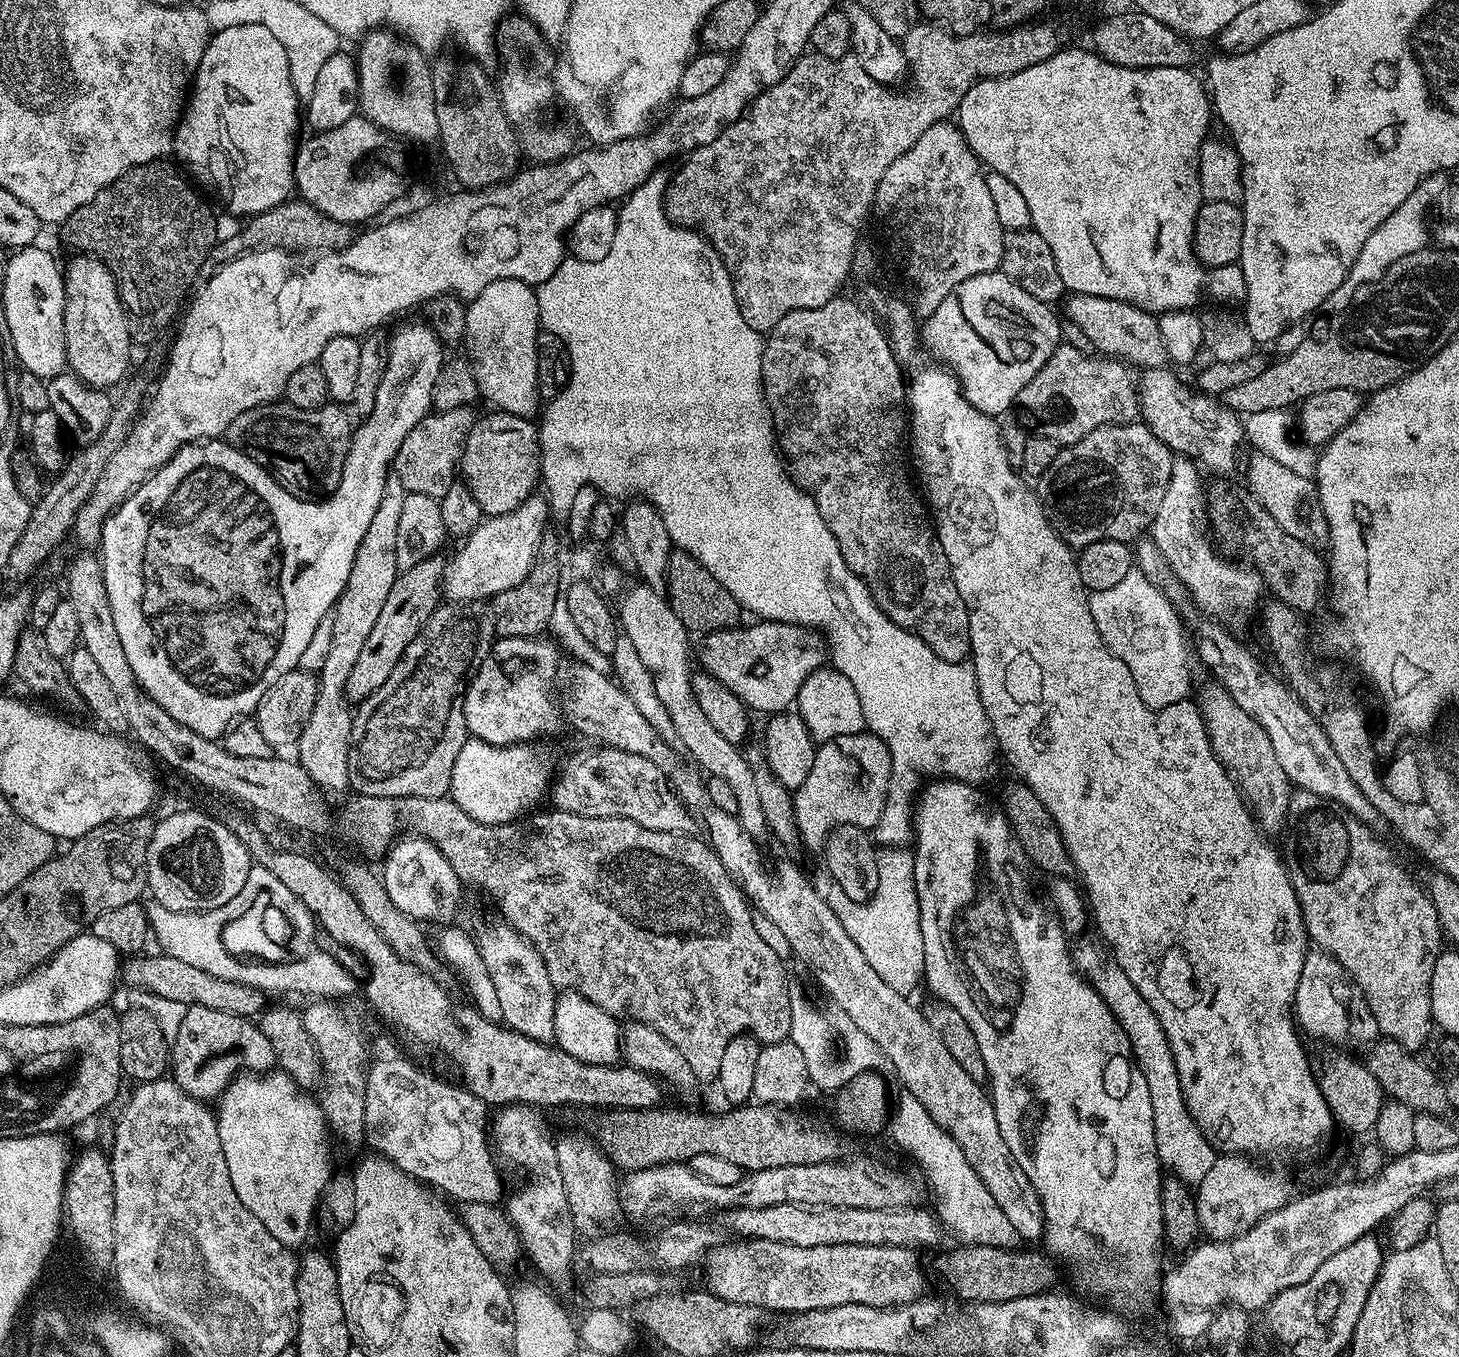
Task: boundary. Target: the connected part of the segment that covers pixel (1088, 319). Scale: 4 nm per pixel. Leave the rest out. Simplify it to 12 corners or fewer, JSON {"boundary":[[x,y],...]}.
{"boundary":[[1077,292],[1063,315],[1097,353],[1144,368],[1169,363],[1160,321]]}

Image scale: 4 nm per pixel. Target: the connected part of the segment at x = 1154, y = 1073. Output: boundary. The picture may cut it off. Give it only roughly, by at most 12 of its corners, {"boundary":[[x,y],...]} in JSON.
{"boundary":[[1095,939],[1077,972],[1110,1006],[1150,1088],[1156,1157],[1198,1185],[1218,1152],[1186,1110],[1150,1002]]}

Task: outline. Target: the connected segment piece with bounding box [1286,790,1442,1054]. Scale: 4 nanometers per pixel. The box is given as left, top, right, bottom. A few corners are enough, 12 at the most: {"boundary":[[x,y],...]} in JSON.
{"boundary":[[1293,791],[1288,877],[1380,1036],[1434,1032],[1442,933],[1373,829]]}

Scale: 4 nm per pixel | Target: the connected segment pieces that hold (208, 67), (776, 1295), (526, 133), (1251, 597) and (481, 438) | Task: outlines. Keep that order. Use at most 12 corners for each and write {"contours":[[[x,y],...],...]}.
{"contours":[[[282,42],[202,54],[174,156],[234,215],[293,195],[302,101]],[[740,1238],[707,1291],[783,1314],[925,1295],[911,1247]],[[523,14],[496,25],[498,91],[525,157],[572,155],[560,124],[556,52]],[[1173,463],[1150,538],[1205,617],[1240,630],[1255,568],[1204,537],[1201,469]],[[492,410],[459,471],[485,517],[541,483],[537,425]]]}

